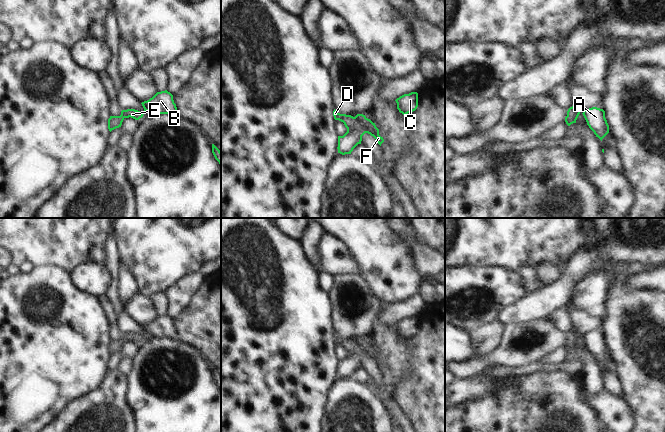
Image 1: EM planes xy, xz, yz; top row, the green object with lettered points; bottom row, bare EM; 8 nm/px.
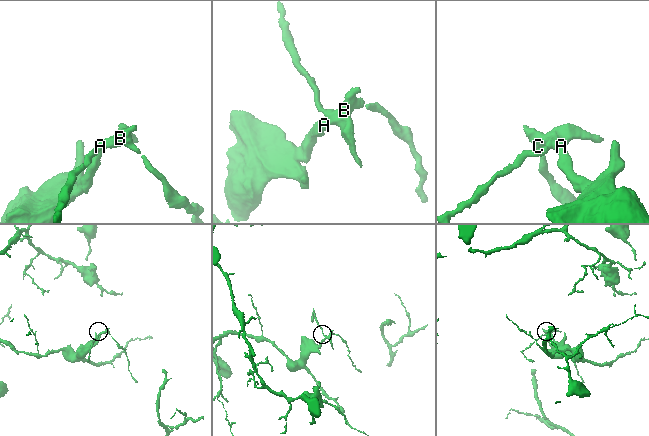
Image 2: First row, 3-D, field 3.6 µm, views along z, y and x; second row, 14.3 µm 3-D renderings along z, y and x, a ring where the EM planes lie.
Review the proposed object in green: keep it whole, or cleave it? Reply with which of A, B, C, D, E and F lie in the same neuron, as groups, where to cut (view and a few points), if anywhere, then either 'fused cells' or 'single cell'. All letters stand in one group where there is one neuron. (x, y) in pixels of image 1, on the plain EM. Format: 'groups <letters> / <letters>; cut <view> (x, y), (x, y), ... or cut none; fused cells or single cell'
groups A B C D E F; cut none; single cell

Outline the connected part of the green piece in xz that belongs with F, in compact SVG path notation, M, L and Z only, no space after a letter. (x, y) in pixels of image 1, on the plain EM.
M334 333L333 340L335 344L343 346L347 352L347 356L343 360L338 360L338 377L342 379L351 378L353 373L358 368L361 368L362 360L365 357L373 360L380 370L384 366L383 361L379 359L379 353L375 347L365 339L357 338L353 341L351 339L340 338Z

